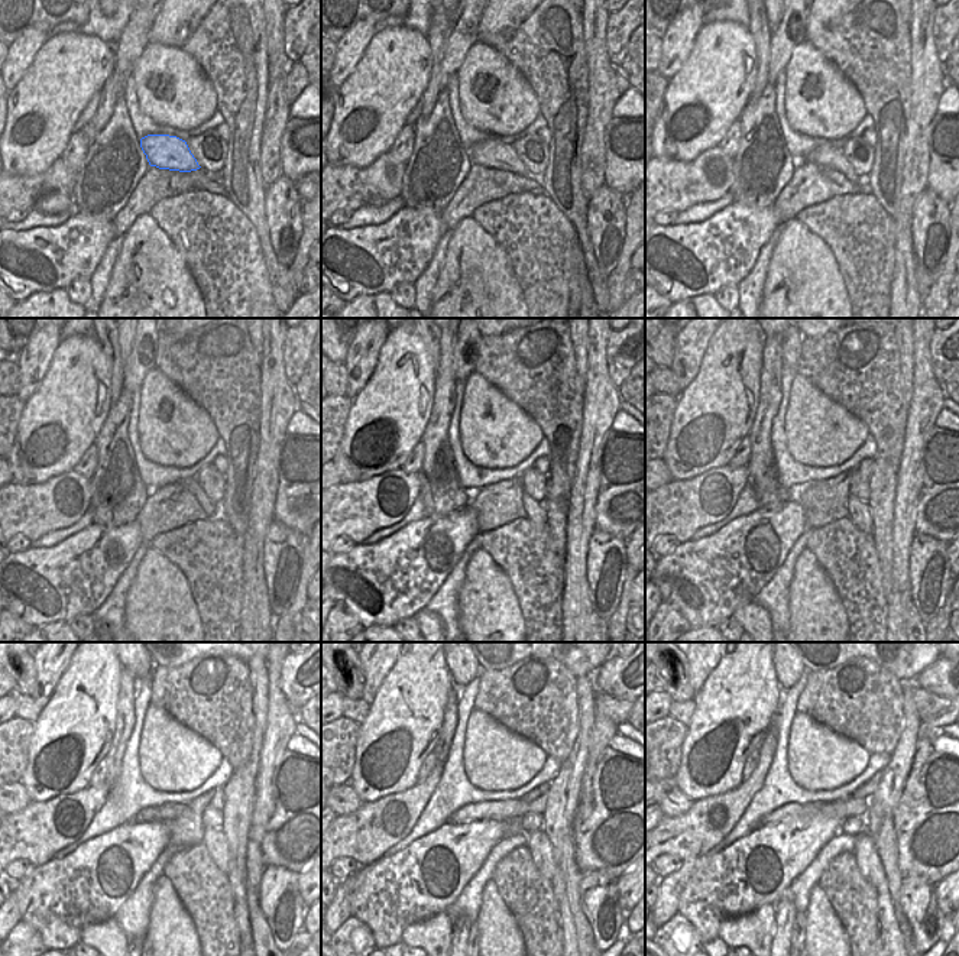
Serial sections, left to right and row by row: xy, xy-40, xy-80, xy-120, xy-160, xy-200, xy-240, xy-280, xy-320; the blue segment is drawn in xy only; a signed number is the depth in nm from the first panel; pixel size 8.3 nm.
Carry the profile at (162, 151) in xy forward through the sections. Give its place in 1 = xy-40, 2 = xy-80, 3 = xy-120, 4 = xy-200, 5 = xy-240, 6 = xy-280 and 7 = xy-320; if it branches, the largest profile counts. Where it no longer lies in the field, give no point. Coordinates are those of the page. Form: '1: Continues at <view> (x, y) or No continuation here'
1: Continues at xy-40 (492, 154)
2: Continues at xy-80 (830, 156)
3: Continues at xy-120 (210, 508)
4: Continues at xy-200 (859, 514)
5: Continues at xy-240 (214, 841)
6: Continues at xy-280 (541, 852)
7: Continues at xy-320 (870, 865).

